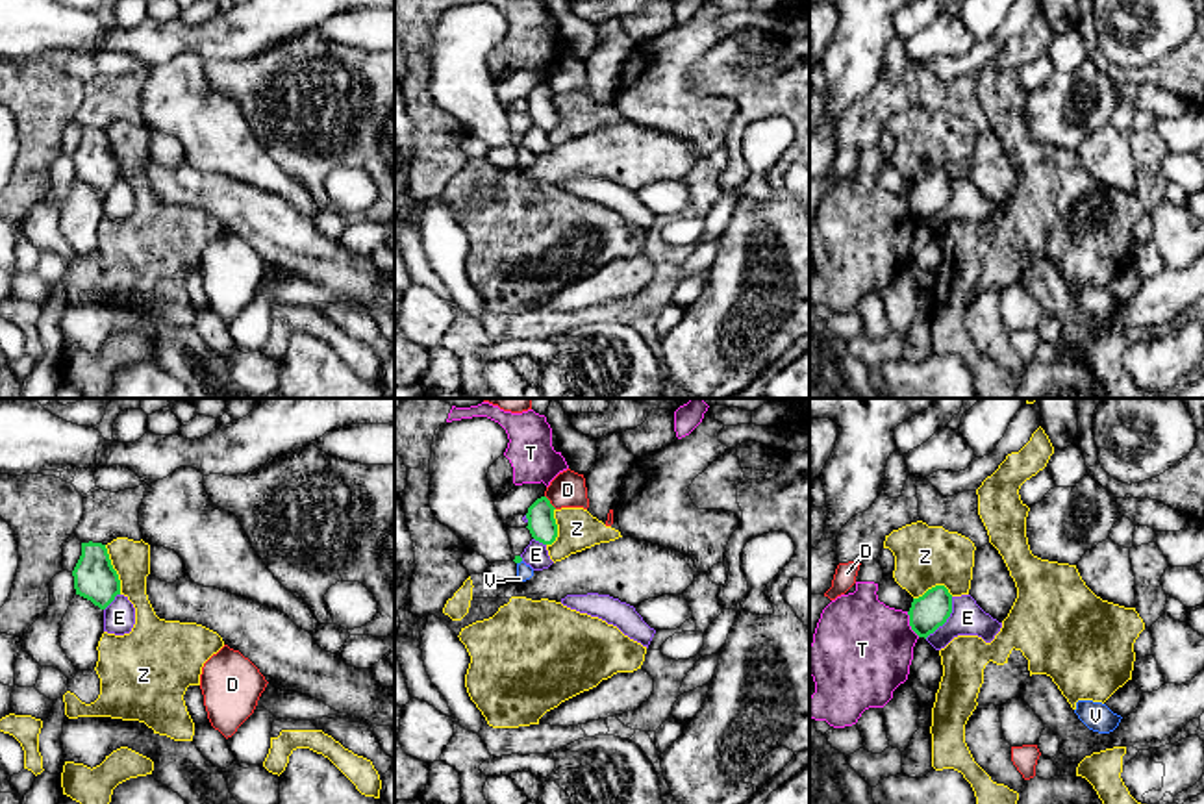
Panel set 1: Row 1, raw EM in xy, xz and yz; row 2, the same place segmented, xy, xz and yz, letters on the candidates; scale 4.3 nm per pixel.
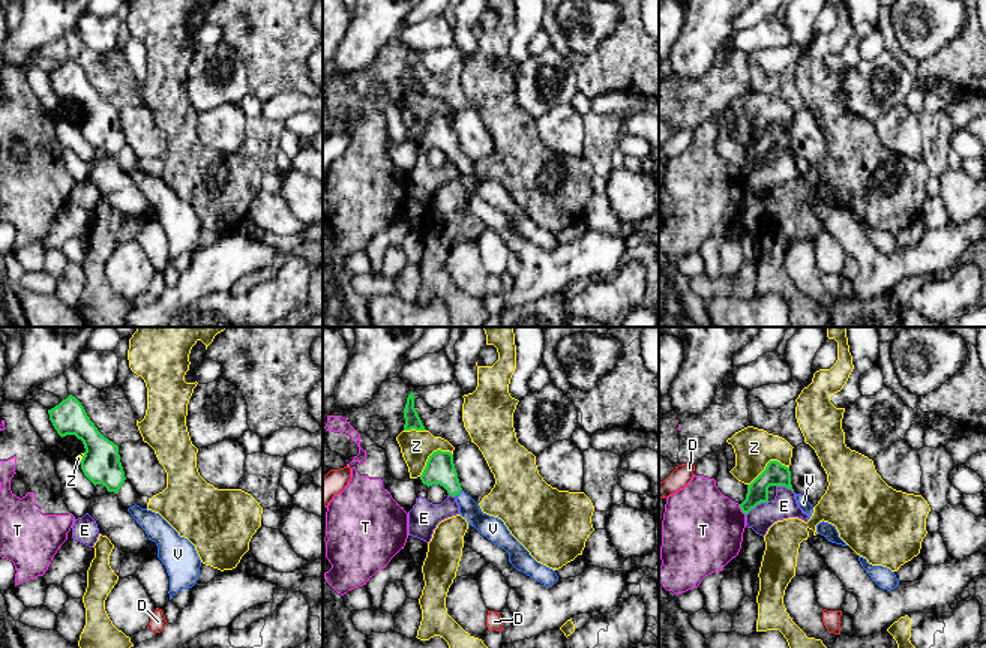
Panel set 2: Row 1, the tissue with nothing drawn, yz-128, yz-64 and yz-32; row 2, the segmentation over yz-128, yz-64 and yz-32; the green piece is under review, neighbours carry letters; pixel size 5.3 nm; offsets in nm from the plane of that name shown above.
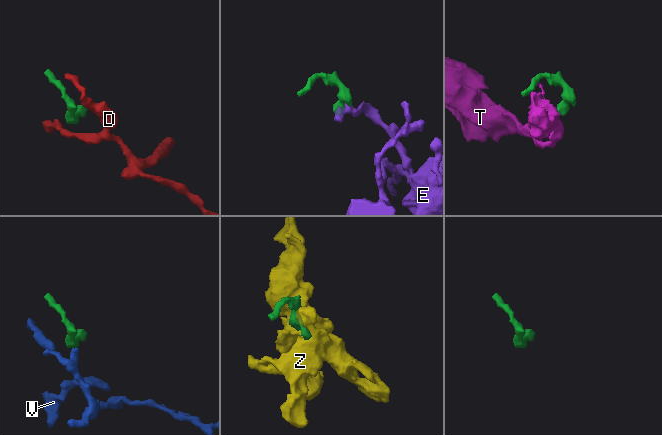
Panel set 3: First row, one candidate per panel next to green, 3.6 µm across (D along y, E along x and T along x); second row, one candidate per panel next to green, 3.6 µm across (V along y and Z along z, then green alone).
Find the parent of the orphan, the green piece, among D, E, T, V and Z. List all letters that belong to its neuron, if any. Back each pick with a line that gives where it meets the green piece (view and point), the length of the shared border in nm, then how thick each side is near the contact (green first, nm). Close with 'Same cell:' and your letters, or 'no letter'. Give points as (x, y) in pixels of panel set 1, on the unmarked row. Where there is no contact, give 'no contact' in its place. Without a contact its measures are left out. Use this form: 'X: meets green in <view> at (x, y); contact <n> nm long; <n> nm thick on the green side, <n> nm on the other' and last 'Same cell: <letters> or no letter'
V: meets green in xz at (519, 147); contact 30 nm long; 30 nm thick on the green side, 70 nm on the other
Same cell: V

